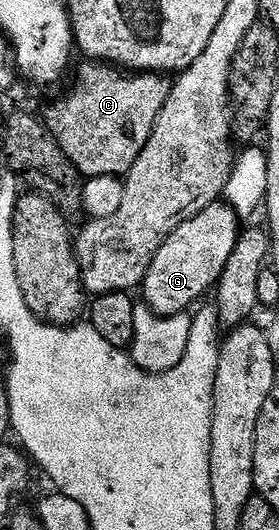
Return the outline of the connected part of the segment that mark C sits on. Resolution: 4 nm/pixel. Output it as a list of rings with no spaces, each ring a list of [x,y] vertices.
[[[85,62],[73,89],[46,110],[43,123],[82,177],[124,178],[135,166],[135,158],[143,154],[172,89],[165,74],[132,73],[103,62]]]

